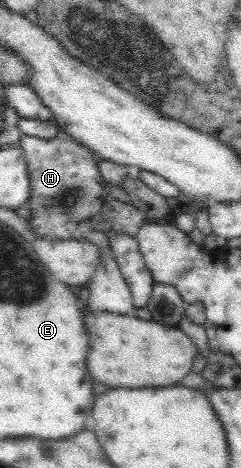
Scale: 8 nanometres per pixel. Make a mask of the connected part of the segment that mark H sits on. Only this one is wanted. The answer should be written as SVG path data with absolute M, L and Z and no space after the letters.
M68 134L66 138L64 135L52 137L52 139L42 139L41 137L32 137L30 135L23 135L19 139L21 148L24 150L24 161L26 162L26 174L28 174L28 187L30 189L30 195L28 195L27 207L30 211L30 218L28 219L28 228L34 232L34 239L46 239L48 240L65 240L65 239L76 239L84 240L87 235L92 231L101 231L99 225L106 221L105 215L103 214L103 207L105 206L105 199L112 198L108 190L108 182L102 178L98 170L98 163L100 158L92 151L89 147L82 145L75 141L75 139Z

